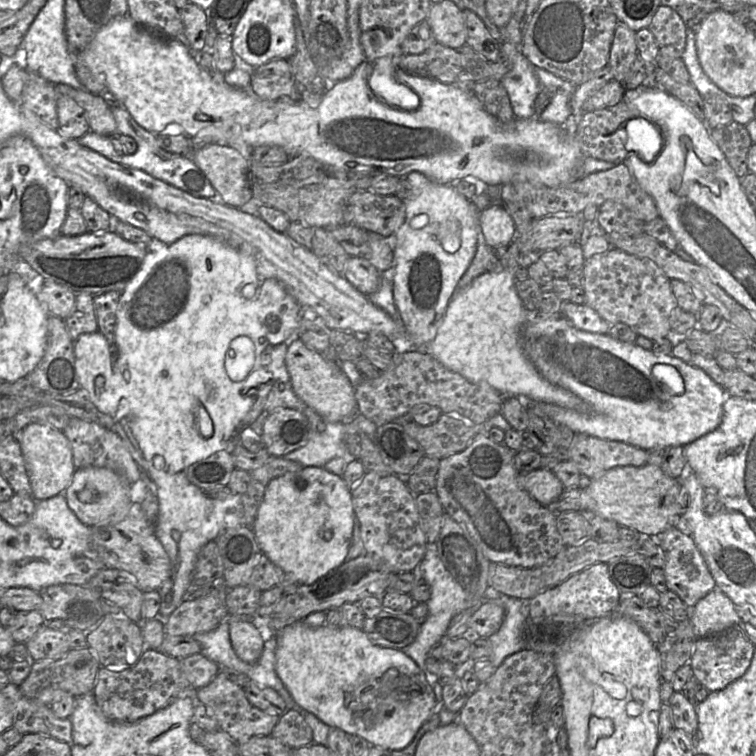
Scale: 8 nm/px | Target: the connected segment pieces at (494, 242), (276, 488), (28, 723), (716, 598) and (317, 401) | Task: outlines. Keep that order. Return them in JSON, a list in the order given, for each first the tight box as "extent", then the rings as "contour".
[{"extent":[479,202,516,249],"contour":[[[494,202],[480,212],[479,227],[485,243],[493,249],[506,247],[516,237],[513,219],[500,202]]]},{"extent":[253,466,354,585],"contour":[[[307,466],[272,479],[259,506],[253,532],[264,555],[293,576],[300,585],[311,585],[345,562],[353,532],[354,510],[351,491],[342,477],[324,467]]]},{"extent":[7,685,72,744],"contour":[[[11,685],[7,694],[13,713],[13,728],[21,734],[43,734],[71,744],[72,723],[69,718],[57,718],[49,706],[24,697],[19,686]]]},{"extent":[690,588,737,638],"contour":[[[715,588],[690,608],[690,621],[698,638],[719,634],[737,626],[737,606]]]},{"extent":[286,335,357,422],"contour":[[[297,335],[287,344],[286,367],[294,393],[326,422],[350,421],[357,414],[355,386],[344,372],[309,348]]]}]

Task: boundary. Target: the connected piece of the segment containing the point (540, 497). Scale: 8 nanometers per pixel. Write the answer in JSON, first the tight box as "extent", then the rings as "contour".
{"extent":[519,468,564,507],"contour":[[[544,468],[520,473],[519,486],[545,507],[557,500],[564,491],[564,486],[557,476]]]}

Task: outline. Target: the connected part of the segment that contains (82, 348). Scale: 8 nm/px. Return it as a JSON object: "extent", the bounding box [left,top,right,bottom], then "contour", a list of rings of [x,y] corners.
{"extent":[74,331,128,416],"contour":[[[99,331],[85,333],[74,341],[75,364],[79,376],[80,389],[85,389],[91,401],[103,413],[115,416],[121,399],[127,397],[128,387],[122,376],[113,366],[115,363],[114,348]]]}

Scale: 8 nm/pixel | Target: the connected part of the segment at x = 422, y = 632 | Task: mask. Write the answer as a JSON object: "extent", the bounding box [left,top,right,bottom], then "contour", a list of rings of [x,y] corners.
{"extent":[401,541,475,686],"contour":[[[426,541],[426,553],[420,564],[417,566],[417,574],[421,576],[430,586],[431,595],[426,602],[428,605],[428,616],[420,625],[419,632],[415,640],[407,647],[401,649],[408,655],[418,667],[424,672],[426,679],[431,686],[436,682],[437,675],[431,674],[425,666],[428,653],[432,647],[439,644],[442,637],[445,636],[451,619],[460,612],[475,607],[474,598],[453,578],[449,571],[443,565],[435,543],[430,544]]]}

